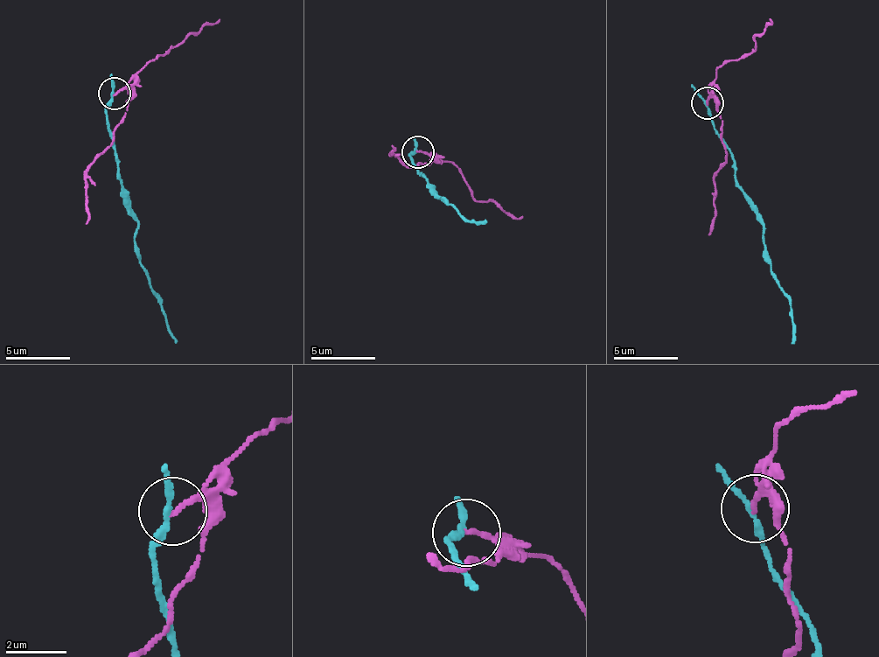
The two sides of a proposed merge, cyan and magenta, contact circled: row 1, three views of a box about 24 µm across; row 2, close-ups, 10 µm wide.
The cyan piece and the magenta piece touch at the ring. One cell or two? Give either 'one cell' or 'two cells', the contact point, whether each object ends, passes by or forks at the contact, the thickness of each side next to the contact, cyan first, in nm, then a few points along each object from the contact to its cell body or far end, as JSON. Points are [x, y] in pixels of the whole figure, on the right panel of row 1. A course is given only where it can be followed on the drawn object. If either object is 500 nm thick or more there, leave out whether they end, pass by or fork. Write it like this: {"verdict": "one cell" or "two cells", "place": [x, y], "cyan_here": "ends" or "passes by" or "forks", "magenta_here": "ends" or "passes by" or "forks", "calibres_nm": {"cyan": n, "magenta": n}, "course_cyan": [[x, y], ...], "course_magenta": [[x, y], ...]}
{"verdict": "two cells", "place": [708, 103], "cyan_here": "passes by", "magenta_here": "ends", "calibres_nm": {"cyan": 190, "magenta": 170}, "course_cyan": [[707, 102], [716, 135], [732, 157], [735, 185], [762, 226], [765, 262], [791, 308], [791, 333], [795, 342]], "course_magenta": [[707, 102], [714, 101], [723, 127], [726, 164], [715, 181], [709, 235]]}

